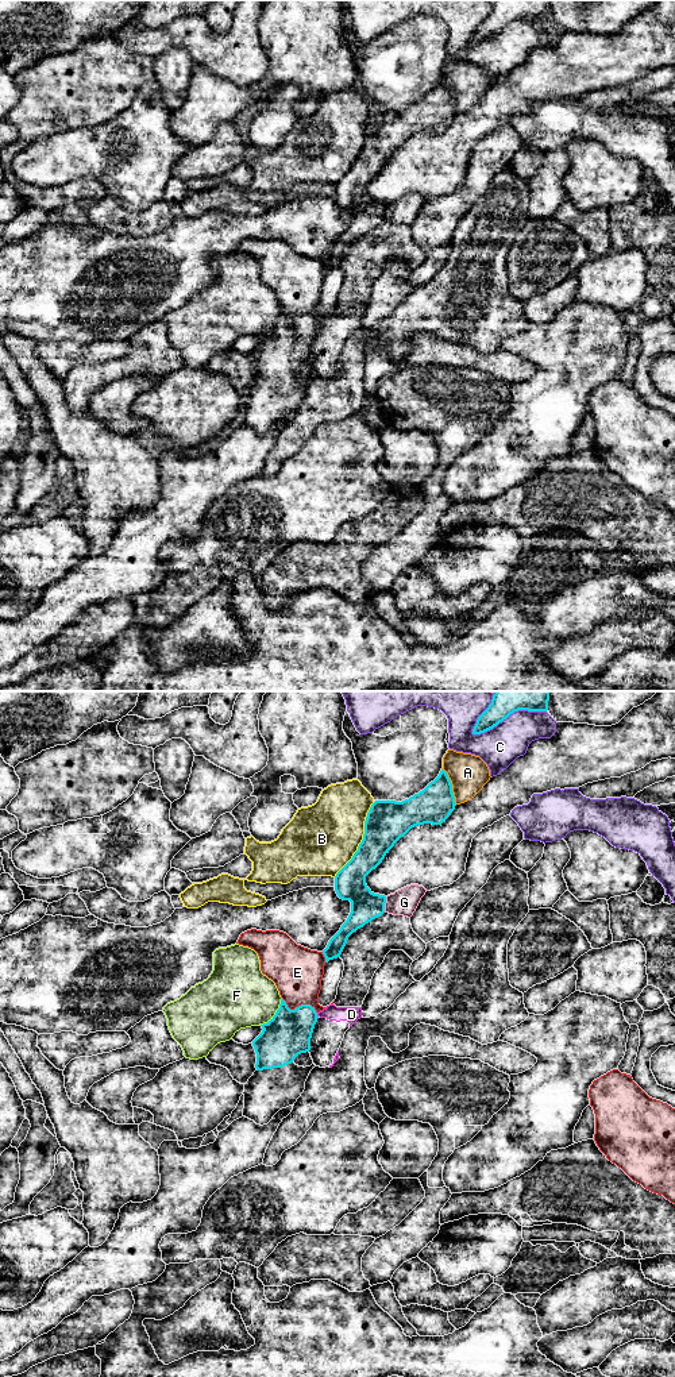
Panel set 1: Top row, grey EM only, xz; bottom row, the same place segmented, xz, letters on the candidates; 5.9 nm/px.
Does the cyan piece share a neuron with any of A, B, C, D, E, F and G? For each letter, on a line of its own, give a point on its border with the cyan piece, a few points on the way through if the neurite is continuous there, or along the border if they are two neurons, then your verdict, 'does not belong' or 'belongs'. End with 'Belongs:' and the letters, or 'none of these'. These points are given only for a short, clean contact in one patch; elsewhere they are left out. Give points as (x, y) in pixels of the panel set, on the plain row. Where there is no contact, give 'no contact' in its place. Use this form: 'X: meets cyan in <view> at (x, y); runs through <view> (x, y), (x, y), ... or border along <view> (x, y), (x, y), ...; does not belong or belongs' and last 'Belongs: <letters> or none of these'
A: meets cyan in xz at (451, 95); does not belong
B: meets cyan in xz at (362, 149); does not belong
C: meets cyan in xz at (508, 24); does not belong
D: meets cyan in xz at (316, 324); border along xz (316, 321), (317, 326); does not belong
E: meets cyan in xz at (299, 315); does not belong
F: meets cyan in xz at (276, 321); does not belong
G: meets cyan in xz at (384, 213); does not belong
Belongs: none of these

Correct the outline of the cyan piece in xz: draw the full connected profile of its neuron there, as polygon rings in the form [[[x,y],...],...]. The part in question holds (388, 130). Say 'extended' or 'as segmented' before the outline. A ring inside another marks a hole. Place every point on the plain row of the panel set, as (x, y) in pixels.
as segmented; [[[444,78],[409,108],[375,109],[371,113],[358,159],[335,185],[335,200],[340,208],[351,211],[351,221],[323,259],[325,271],[340,266],[354,240],[385,221],[386,205],[374,202],[366,193],[366,185],[412,136],[424,132],[441,134],[455,115],[452,93]]]

